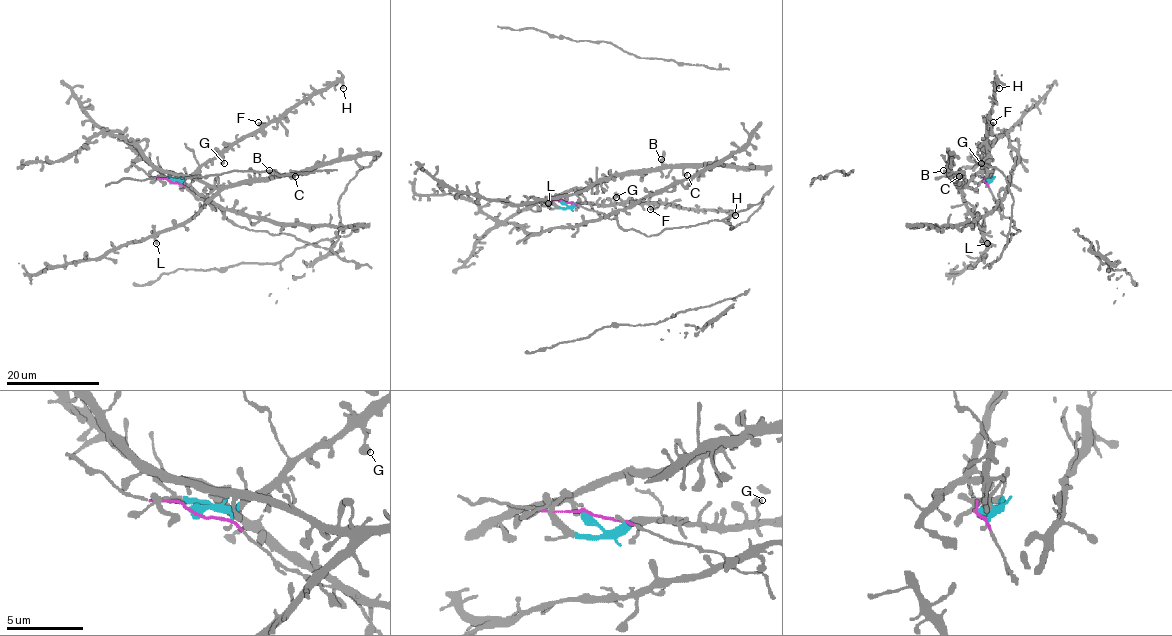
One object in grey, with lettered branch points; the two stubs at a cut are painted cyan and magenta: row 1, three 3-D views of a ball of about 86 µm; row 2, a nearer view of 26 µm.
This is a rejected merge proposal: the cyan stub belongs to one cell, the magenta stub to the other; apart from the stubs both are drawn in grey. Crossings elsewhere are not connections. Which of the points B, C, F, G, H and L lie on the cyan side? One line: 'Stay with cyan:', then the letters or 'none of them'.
Stay with cyan: F, G, H

